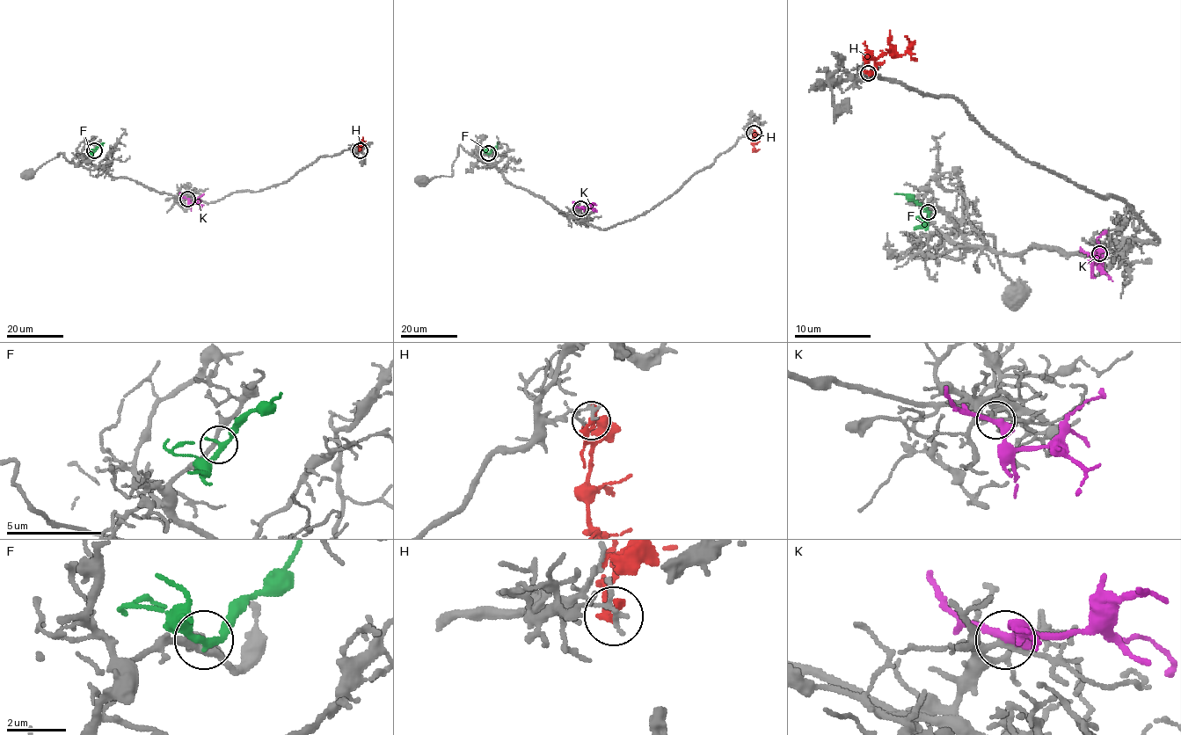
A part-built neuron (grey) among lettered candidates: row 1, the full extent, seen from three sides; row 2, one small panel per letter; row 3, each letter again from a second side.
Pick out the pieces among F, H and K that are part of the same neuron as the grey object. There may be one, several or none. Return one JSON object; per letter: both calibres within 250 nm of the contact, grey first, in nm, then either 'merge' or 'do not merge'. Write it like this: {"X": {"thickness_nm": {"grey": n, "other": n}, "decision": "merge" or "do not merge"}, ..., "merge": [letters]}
{"F": {"thickness_nm": {"grey": 220, "other": 240}, "decision": "merge"}, "H": {"thickness_nm": {"grey": 140, "other": 170}, "decision": "do not merge"}, "K": {"thickness_nm": {"grey": 170, "other": 320}, "decision": "do not merge"}, "merge": ["F"]}

